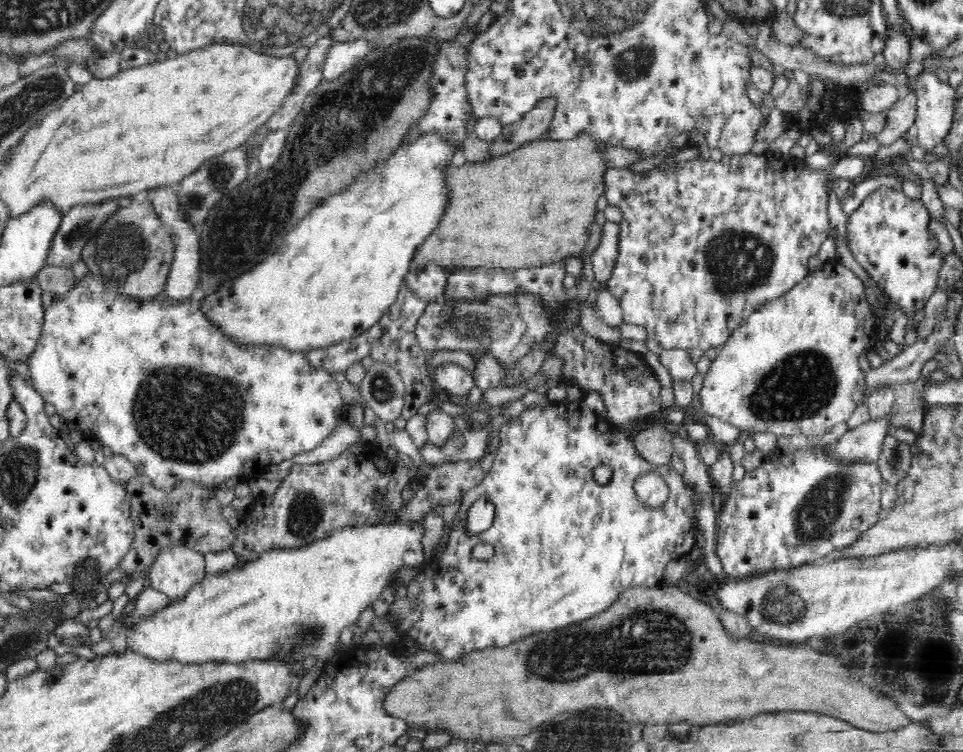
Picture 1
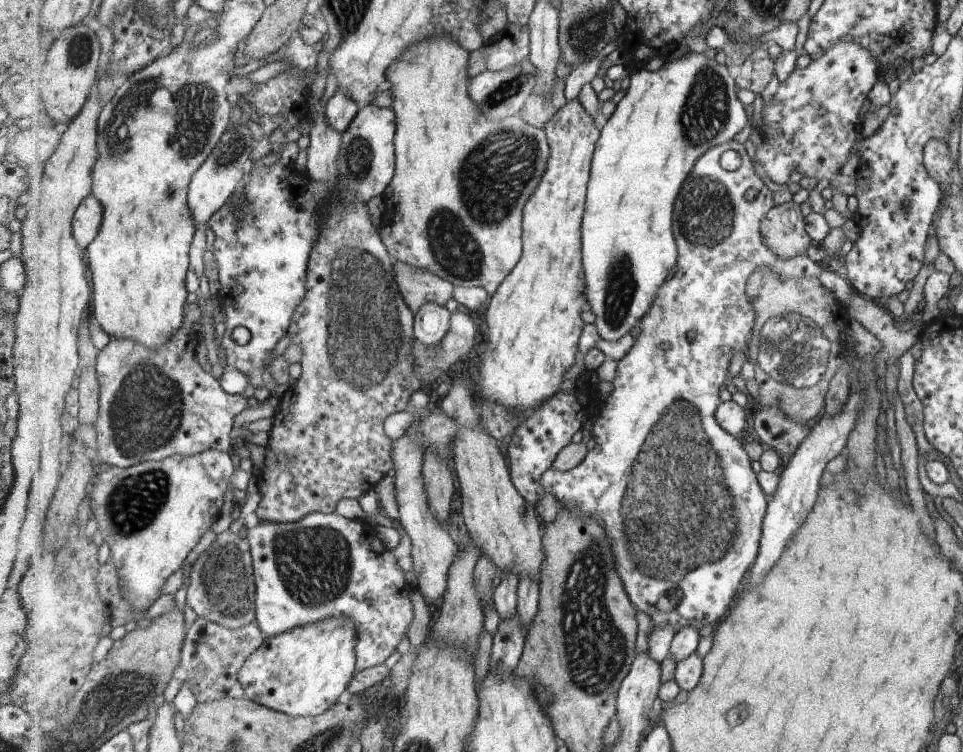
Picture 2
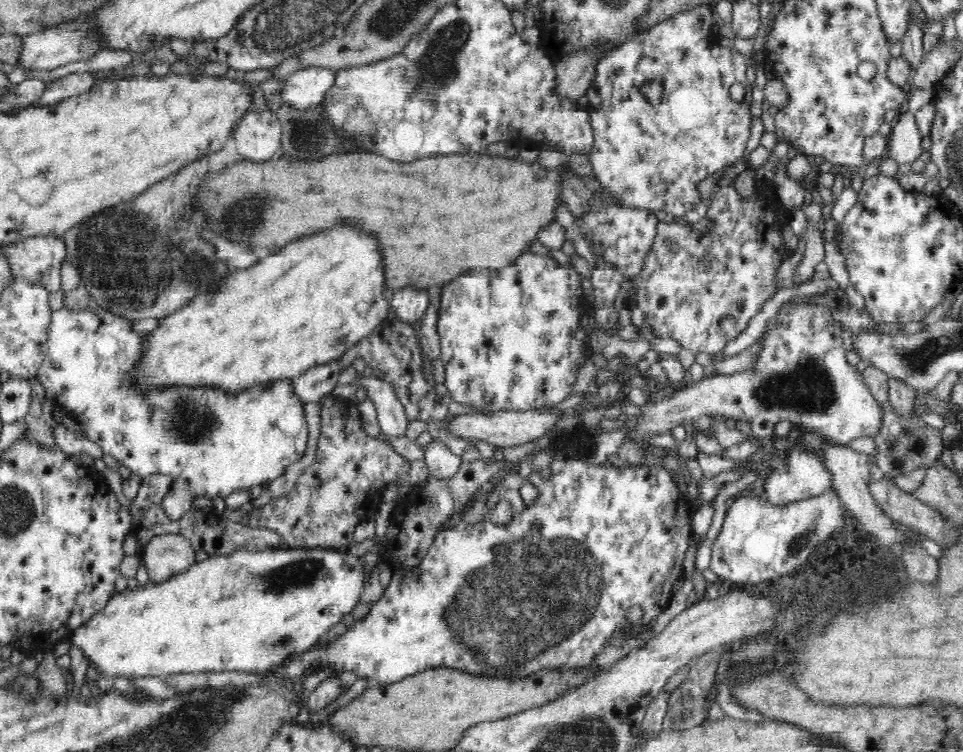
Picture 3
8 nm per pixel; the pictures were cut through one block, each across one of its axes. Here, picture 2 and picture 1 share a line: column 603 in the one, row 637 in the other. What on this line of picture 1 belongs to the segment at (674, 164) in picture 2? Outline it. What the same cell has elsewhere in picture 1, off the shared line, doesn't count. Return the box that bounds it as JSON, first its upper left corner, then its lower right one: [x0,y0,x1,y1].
[126,517,425,662]

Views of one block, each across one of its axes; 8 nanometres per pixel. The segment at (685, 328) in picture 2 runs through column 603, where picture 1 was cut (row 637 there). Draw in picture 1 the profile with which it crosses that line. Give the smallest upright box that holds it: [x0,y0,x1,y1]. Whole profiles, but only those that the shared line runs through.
[390,398,697,661]

